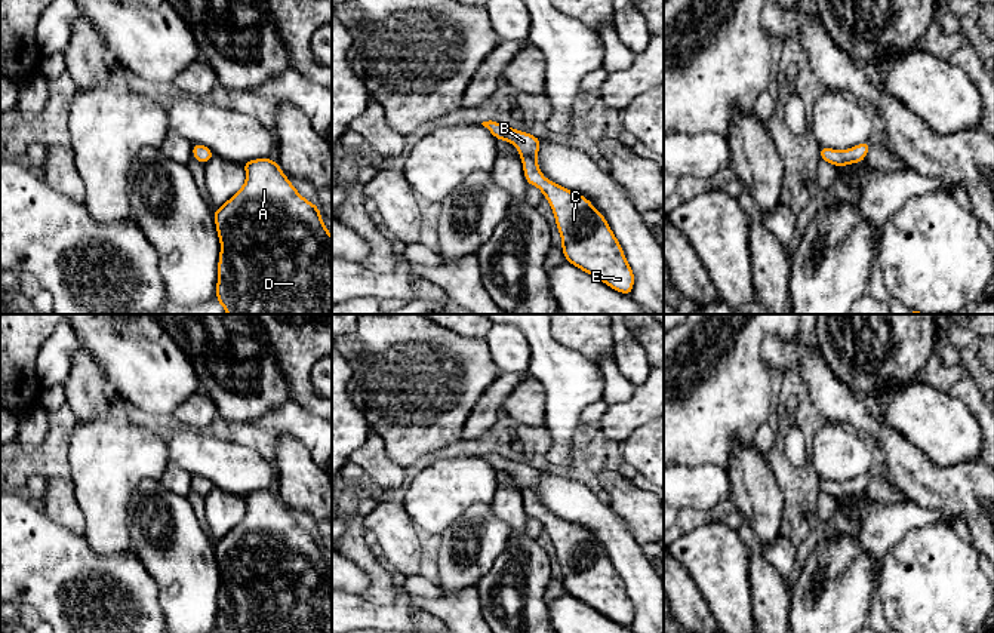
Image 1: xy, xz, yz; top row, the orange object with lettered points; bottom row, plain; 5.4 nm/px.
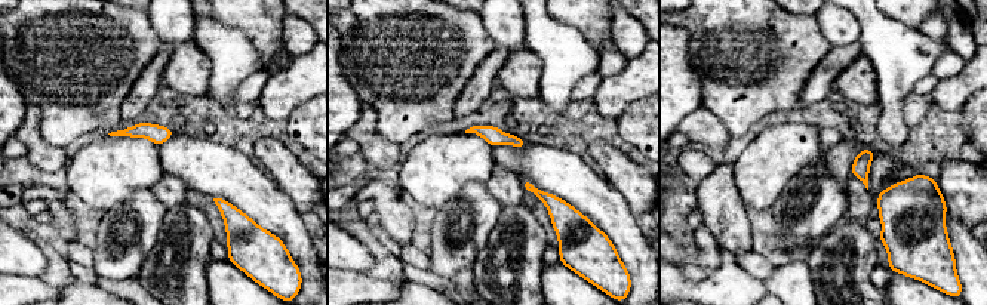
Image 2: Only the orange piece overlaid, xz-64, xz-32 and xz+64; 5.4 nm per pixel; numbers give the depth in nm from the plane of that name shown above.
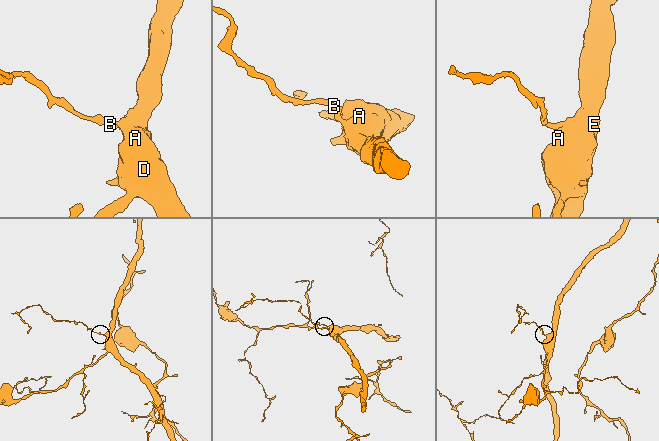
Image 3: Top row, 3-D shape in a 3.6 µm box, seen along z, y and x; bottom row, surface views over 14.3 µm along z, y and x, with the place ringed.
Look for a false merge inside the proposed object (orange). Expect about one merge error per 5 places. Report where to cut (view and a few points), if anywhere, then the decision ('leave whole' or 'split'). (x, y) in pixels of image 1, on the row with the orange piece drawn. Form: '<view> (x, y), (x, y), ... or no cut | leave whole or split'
no cut | leave whole

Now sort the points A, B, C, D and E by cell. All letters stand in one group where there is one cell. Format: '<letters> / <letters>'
A B C D E

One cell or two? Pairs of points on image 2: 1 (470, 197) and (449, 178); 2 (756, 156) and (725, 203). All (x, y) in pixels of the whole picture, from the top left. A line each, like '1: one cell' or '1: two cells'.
1: two cells
2: two cells

